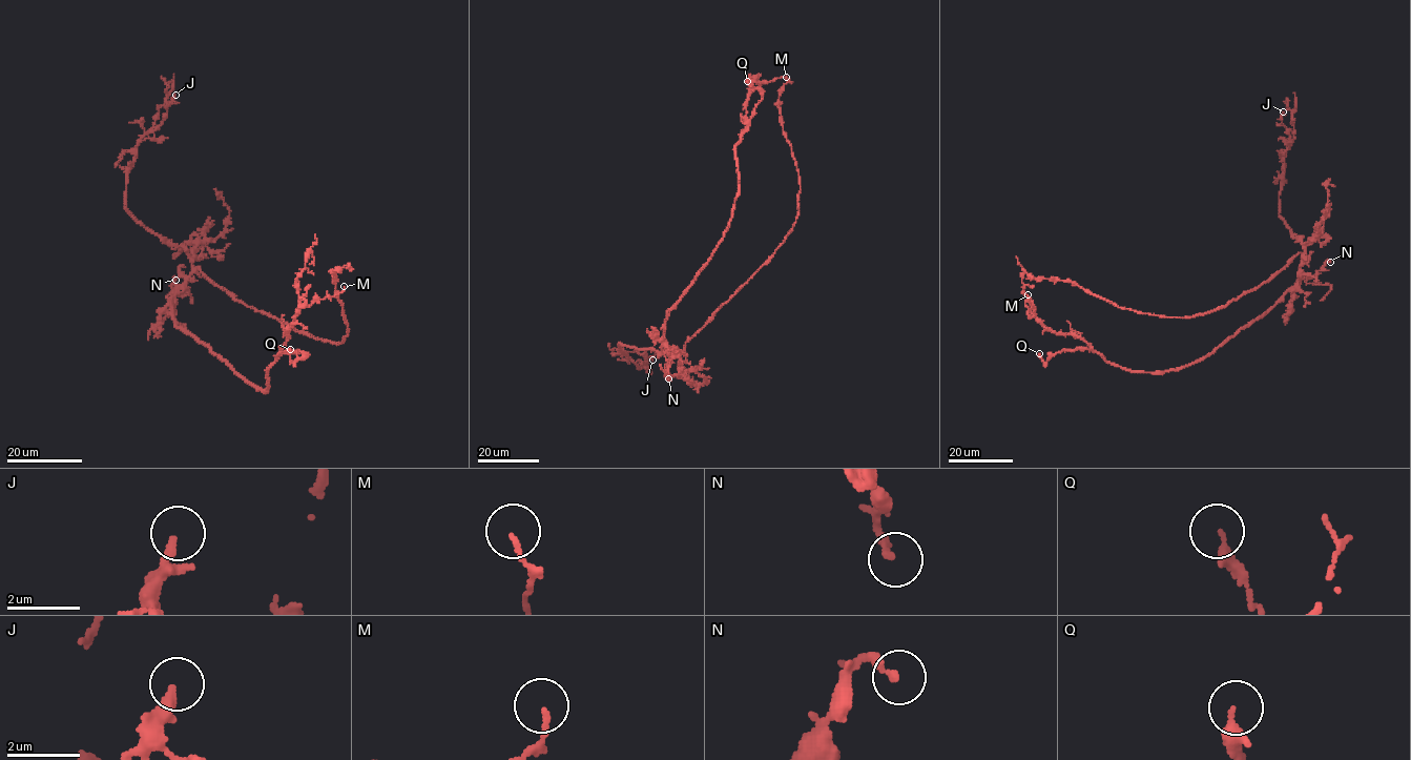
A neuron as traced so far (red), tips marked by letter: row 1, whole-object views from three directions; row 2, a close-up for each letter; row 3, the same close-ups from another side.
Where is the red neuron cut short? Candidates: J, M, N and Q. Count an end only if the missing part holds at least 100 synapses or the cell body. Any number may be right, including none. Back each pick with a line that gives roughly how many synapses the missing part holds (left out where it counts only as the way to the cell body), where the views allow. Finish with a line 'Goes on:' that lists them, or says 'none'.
Goes on: none

